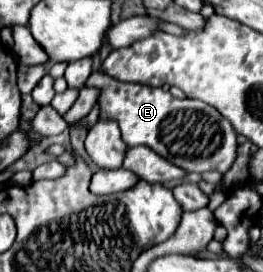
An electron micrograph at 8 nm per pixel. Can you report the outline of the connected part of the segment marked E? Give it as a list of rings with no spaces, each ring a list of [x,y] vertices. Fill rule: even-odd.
[[[101,71],[91,73],[85,85],[99,89],[99,119],[117,121],[121,139],[129,147],[145,145],[173,165],[195,173],[227,173],[235,163],[237,133],[233,133],[233,125],[229,125],[229,121],[211,105],[205,105],[197,99],[175,99],[169,91],[163,89],[123,83]]]

